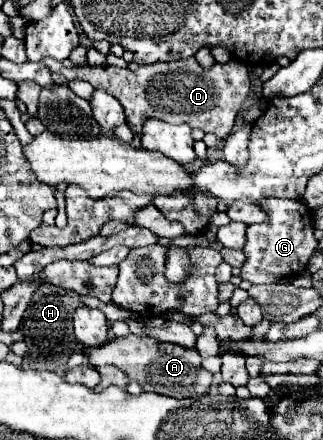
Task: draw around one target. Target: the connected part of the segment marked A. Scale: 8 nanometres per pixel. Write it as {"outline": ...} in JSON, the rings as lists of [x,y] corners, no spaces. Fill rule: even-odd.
{"outline":[[[130,333],[126,337],[116,337],[100,347],[88,347],[84,349],[84,353],[92,367],[114,365],[120,371],[124,371],[132,381],[140,383],[144,391],[150,393],[186,399],[186,397],[206,395],[208,389],[212,387],[212,373],[202,367],[202,357],[198,355],[198,351],[186,349],[182,345],[158,343],[150,341],[150,337],[138,337]]]}

